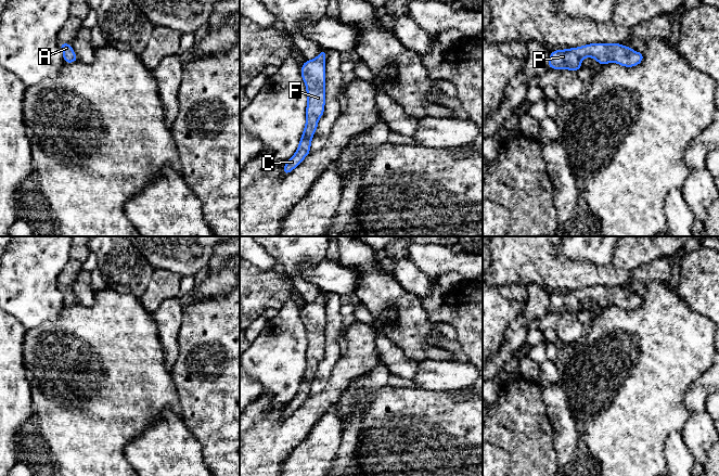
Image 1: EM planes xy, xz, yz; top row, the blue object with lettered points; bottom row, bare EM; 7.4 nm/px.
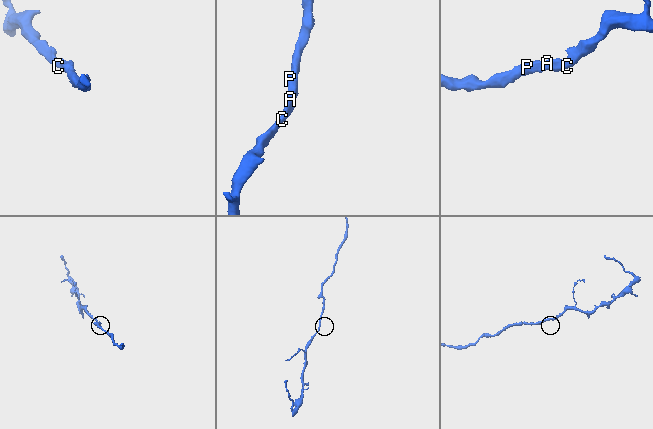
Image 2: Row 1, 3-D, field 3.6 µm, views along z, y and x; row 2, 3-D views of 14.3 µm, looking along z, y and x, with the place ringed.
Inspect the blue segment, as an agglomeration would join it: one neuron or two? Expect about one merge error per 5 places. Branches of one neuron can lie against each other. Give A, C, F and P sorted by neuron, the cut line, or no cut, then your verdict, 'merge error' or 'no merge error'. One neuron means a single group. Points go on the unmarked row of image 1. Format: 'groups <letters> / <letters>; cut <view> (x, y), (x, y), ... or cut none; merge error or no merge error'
groups A C F P; cut none; no merge error

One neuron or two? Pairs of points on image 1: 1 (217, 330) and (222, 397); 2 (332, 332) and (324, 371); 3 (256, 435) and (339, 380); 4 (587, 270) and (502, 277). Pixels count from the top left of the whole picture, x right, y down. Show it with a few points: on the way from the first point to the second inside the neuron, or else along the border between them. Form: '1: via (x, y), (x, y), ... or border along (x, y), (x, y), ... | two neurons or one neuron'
1: via (217, 347), (214, 365), (222, 373), (222, 380) | one neuron
2: via (331, 342), (331, 357), (329, 361) | one neuron
3: via (278, 435), (289, 433), (320, 401) | one neuron
4: via (566, 269), (563, 269), (553, 261), (523, 262) | one neuron

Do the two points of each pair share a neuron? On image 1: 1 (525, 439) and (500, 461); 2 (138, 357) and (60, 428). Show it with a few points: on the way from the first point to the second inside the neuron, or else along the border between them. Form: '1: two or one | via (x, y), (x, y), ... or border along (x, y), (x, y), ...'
1: two | border along (493, 445), (502, 448), (509, 454), (510, 464)
2: one | via (116, 378), (105, 398), (81, 416)

